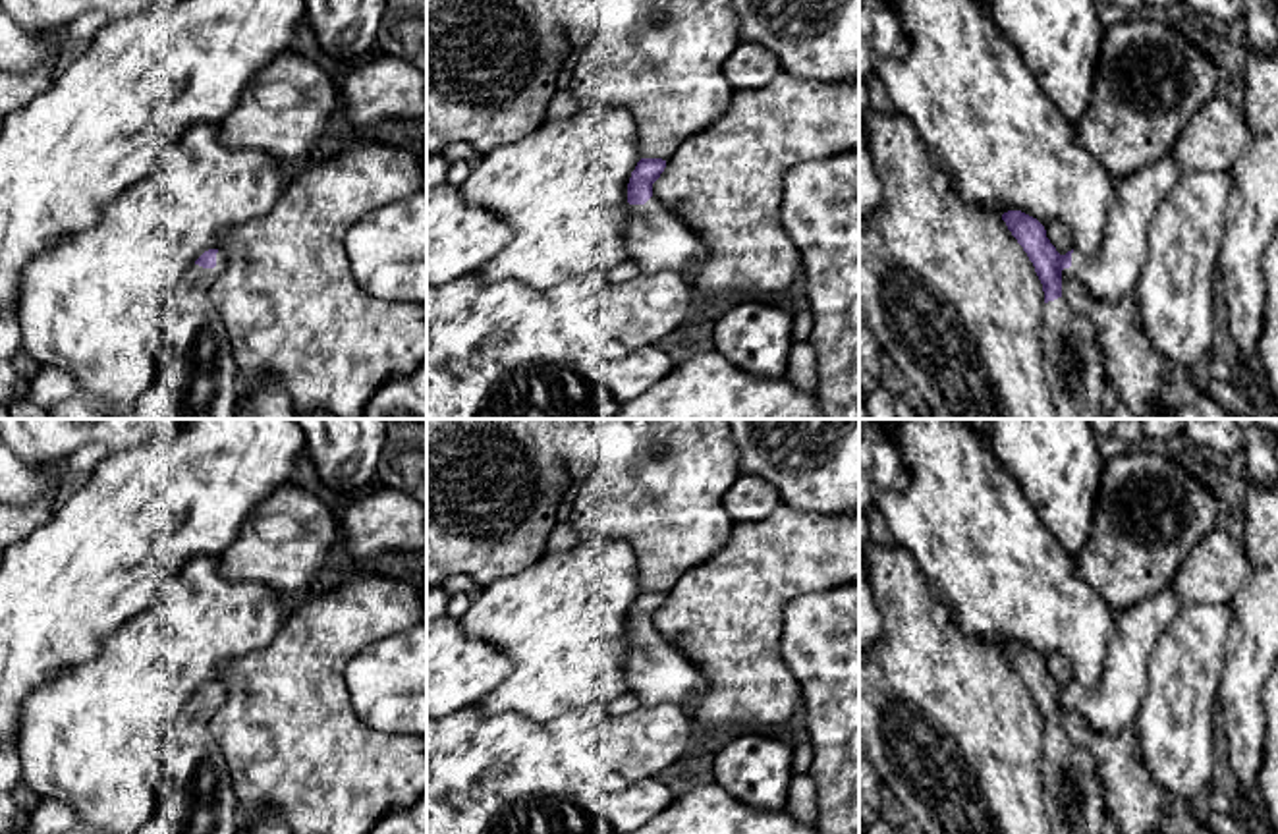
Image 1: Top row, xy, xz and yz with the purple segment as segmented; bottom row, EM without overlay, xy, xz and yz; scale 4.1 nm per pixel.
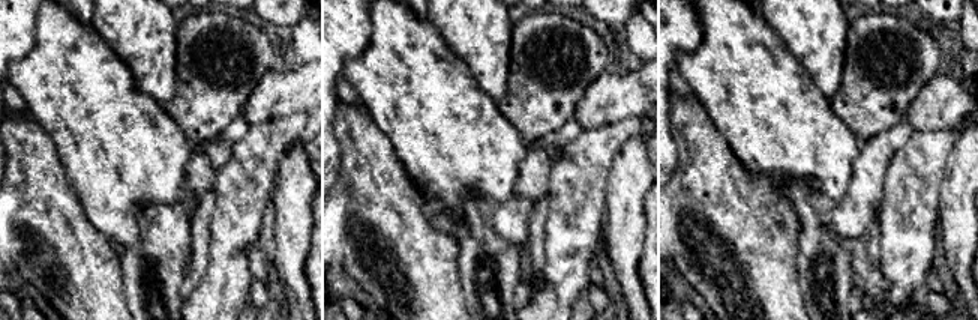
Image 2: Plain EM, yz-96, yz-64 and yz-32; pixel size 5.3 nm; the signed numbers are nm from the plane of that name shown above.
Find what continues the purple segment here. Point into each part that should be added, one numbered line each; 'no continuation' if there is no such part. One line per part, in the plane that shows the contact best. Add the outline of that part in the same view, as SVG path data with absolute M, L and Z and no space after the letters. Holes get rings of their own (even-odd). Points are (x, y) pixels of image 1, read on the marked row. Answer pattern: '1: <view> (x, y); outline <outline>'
1: xy (195, 379); outline M216 253L216 266L189 264L181 282L164 301L164 349L151 386L133 402L127 413L116 413L87 392L77 392L48 411L48 419L234 419L237 411L237 363L220 313L208 299L210 286L226 268L226 255Z

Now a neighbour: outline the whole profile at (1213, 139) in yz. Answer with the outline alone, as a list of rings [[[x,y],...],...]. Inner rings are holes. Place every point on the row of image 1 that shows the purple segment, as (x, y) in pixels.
[[[1212,97],[1180,131],[1170,156],[1181,174],[1222,172],[1239,158],[1253,129],[1241,104]]]

